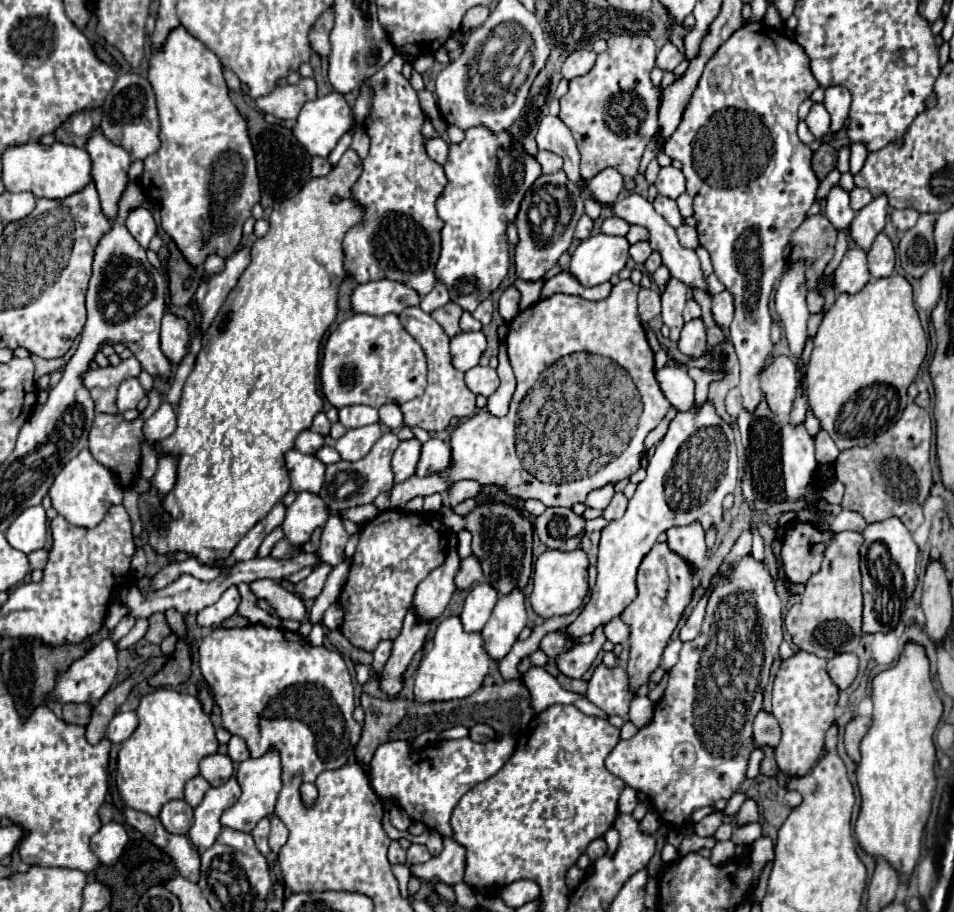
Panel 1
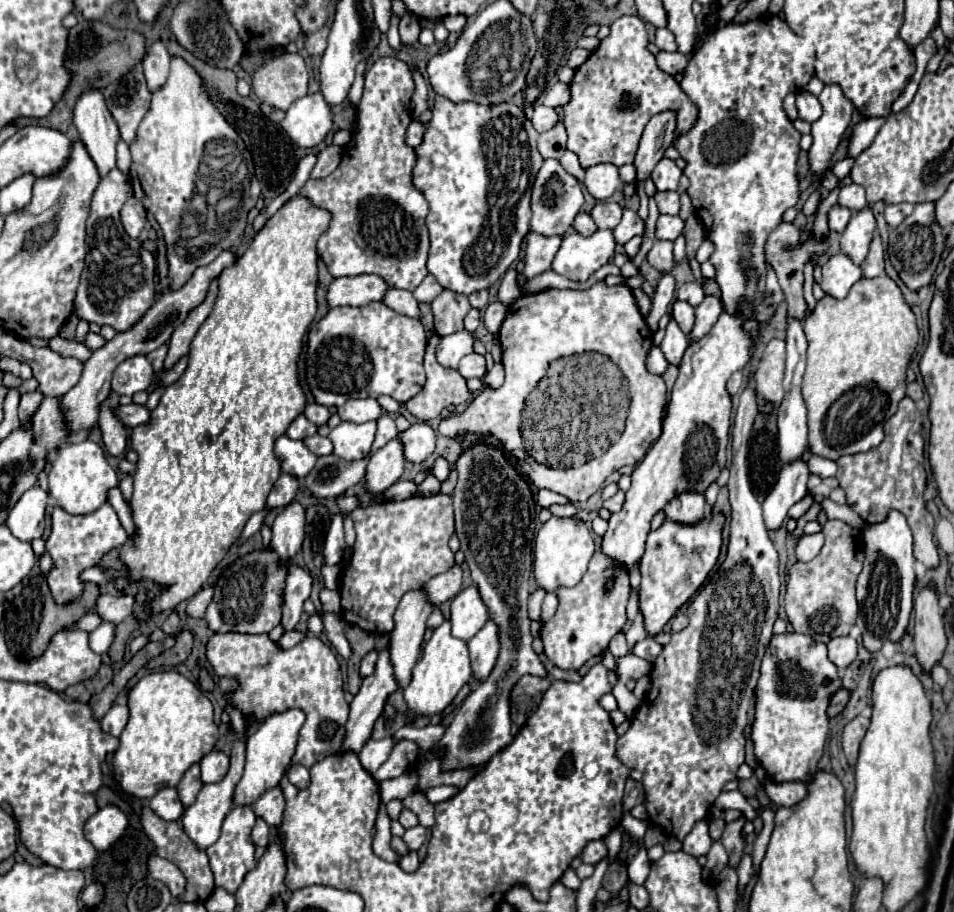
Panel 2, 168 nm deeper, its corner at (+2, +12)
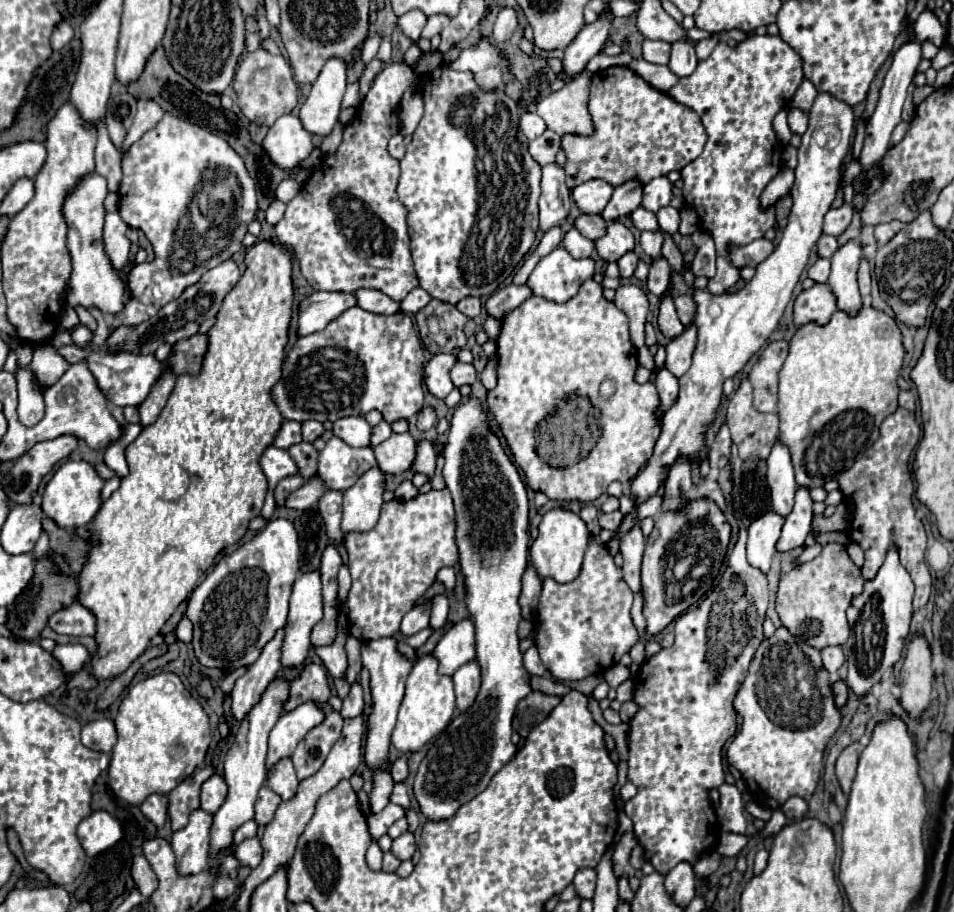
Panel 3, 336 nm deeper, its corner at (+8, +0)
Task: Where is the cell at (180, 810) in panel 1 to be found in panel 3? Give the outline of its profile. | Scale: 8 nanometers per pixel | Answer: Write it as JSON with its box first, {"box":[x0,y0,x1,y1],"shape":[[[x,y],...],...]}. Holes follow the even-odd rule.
{"box":[140,794,168,828],"shape":[[[152,794],[152,796],[148,796],[148,798],[142,802],[140,810],[142,810],[142,814],[144,814],[150,822],[154,822],[158,828],[162,828],[164,822],[166,822],[168,798],[166,798],[164,794]]]}

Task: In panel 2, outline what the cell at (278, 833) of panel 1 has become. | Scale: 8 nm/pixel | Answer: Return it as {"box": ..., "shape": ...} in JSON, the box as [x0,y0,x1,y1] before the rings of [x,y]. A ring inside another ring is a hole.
{"box":[254,786,284,826],"shape":[[[280,786],[268,790],[258,802],[254,804],[254,812],[266,820],[268,826],[280,826],[282,824],[282,814],[284,814],[284,796]]]}

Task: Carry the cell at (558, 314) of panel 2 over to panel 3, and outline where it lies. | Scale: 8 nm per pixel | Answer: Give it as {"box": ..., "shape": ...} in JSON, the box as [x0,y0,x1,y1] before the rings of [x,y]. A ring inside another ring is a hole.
{"box":[488,278,660,502],"shape":[[[588,278],[580,286],[578,294],[564,304],[546,302],[538,296],[530,296],[524,304],[520,304],[502,320],[502,330],[496,342],[496,354],[498,386],[488,392],[488,406],[494,414],[494,420],[502,428],[502,434],[512,450],[514,462],[524,470],[528,486],[534,492],[544,492],[552,500],[592,502],[598,496],[602,496],[614,480],[622,484],[632,480],[640,472],[640,468],[650,460],[654,444],[660,436],[660,424],[656,420],[656,410],[660,402],[658,392],[654,384],[634,382],[638,360],[636,348],[628,334],[628,318],[622,310],[616,308],[614,302],[608,302],[602,296],[602,286],[598,282]],[[606,378],[612,378],[616,382],[616,394],[610,400],[605,400],[598,394],[598,386]],[[568,396],[588,396],[591,404],[598,409],[600,440],[596,440],[596,448],[592,448],[588,460],[580,460],[576,468],[548,468],[548,464],[544,464],[544,460],[536,456],[536,432],[540,432],[540,424],[548,416],[552,416],[552,412]]]}

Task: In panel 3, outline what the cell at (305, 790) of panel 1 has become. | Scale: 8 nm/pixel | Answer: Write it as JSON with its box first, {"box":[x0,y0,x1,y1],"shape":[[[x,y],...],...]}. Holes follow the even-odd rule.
{"box":[266,758,300,800],"shape":[[[284,758],[284,760],[278,760],[270,770],[268,770],[268,776],[266,776],[266,786],[272,788],[282,800],[290,800],[294,794],[296,794],[296,788],[298,788],[300,780],[294,772],[294,766],[292,766],[292,760],[290,758]]]}

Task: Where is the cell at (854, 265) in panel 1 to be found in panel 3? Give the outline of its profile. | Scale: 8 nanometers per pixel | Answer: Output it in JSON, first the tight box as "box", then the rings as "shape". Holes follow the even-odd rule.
{"box":[794,284,836,326],"shape":[[[816,284],[810,290],[802,290],[794,300],[794,326],[804,326],[816,322],[820,326],[828,324],[830,316],[836,312],[836,298],[826,284]]]}

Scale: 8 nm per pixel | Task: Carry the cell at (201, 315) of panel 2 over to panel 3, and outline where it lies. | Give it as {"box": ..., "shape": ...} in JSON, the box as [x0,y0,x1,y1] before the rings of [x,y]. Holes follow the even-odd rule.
{"box":[138,370,176,428],"shape":[[[166,370],[162,374],[162,378],[156,382],[156,386],[152,388],[152,392],[148,394],[148,398],[138,406],[138,410],[140,410],[140,424],[144,428],[156,422],[158,414],[162,412],[168,396],[170,396],[170,392],[174,388],[174,382],[176,382],[176,376],[170,370]]]}

